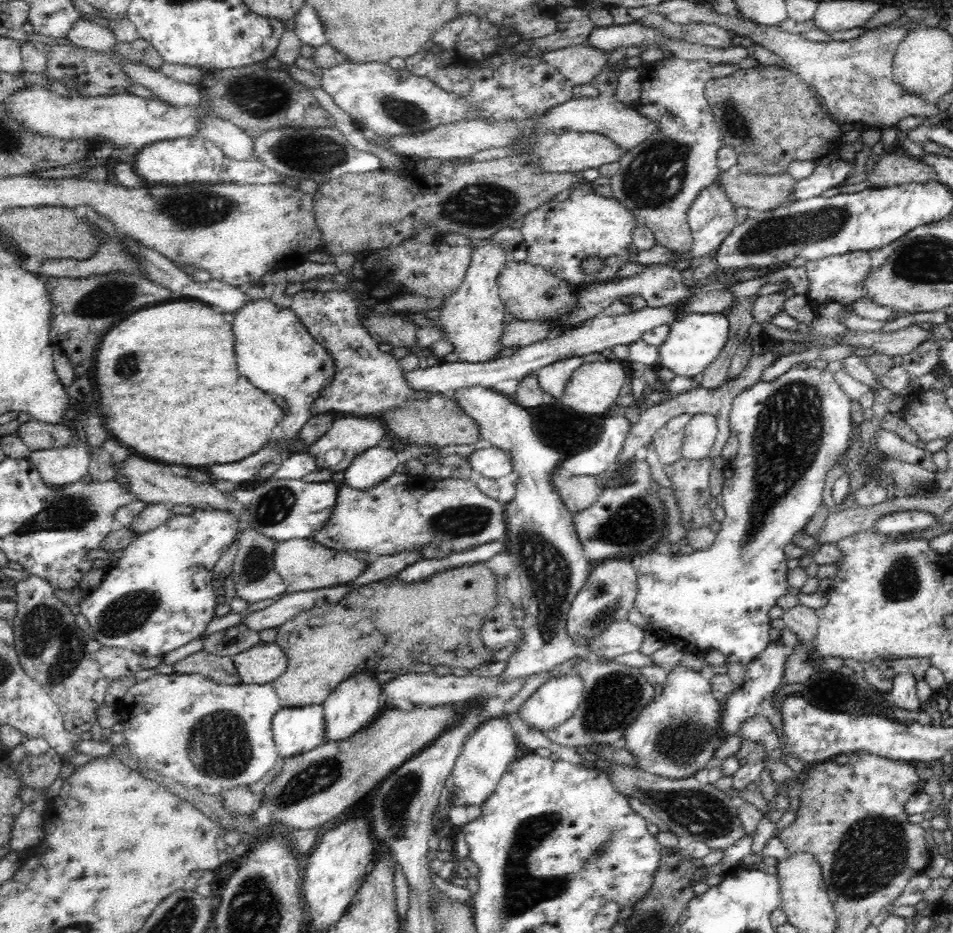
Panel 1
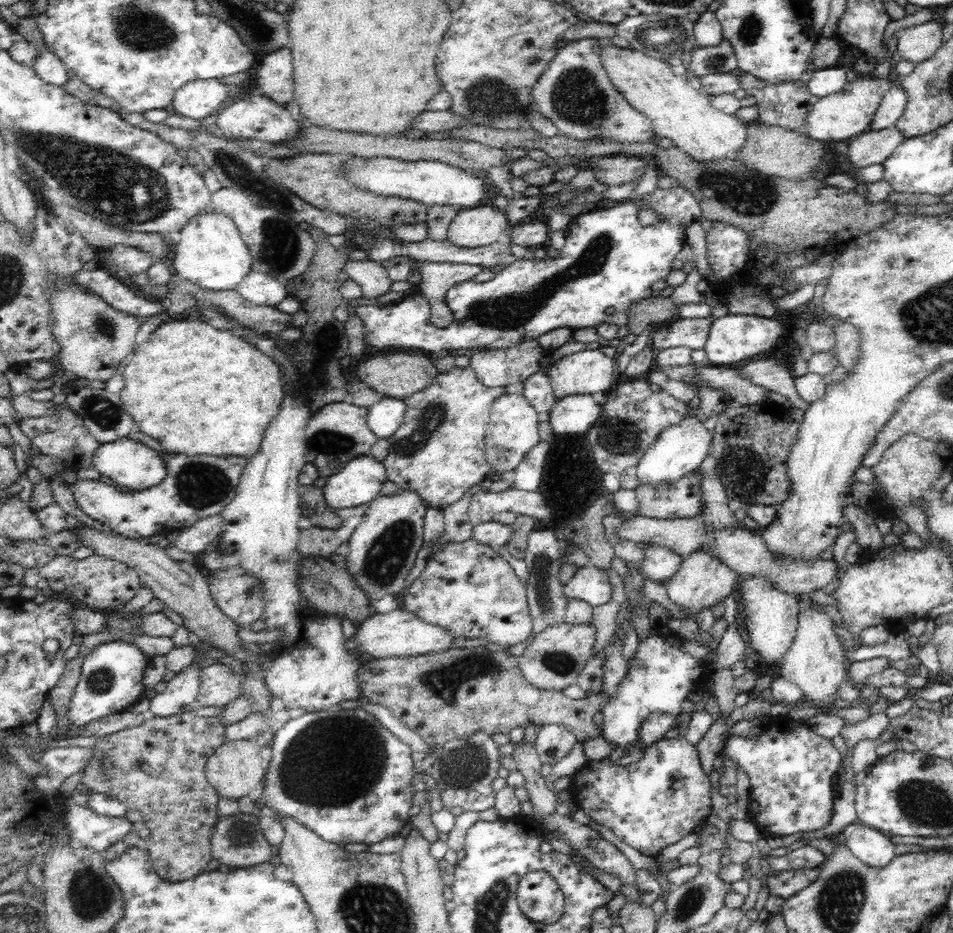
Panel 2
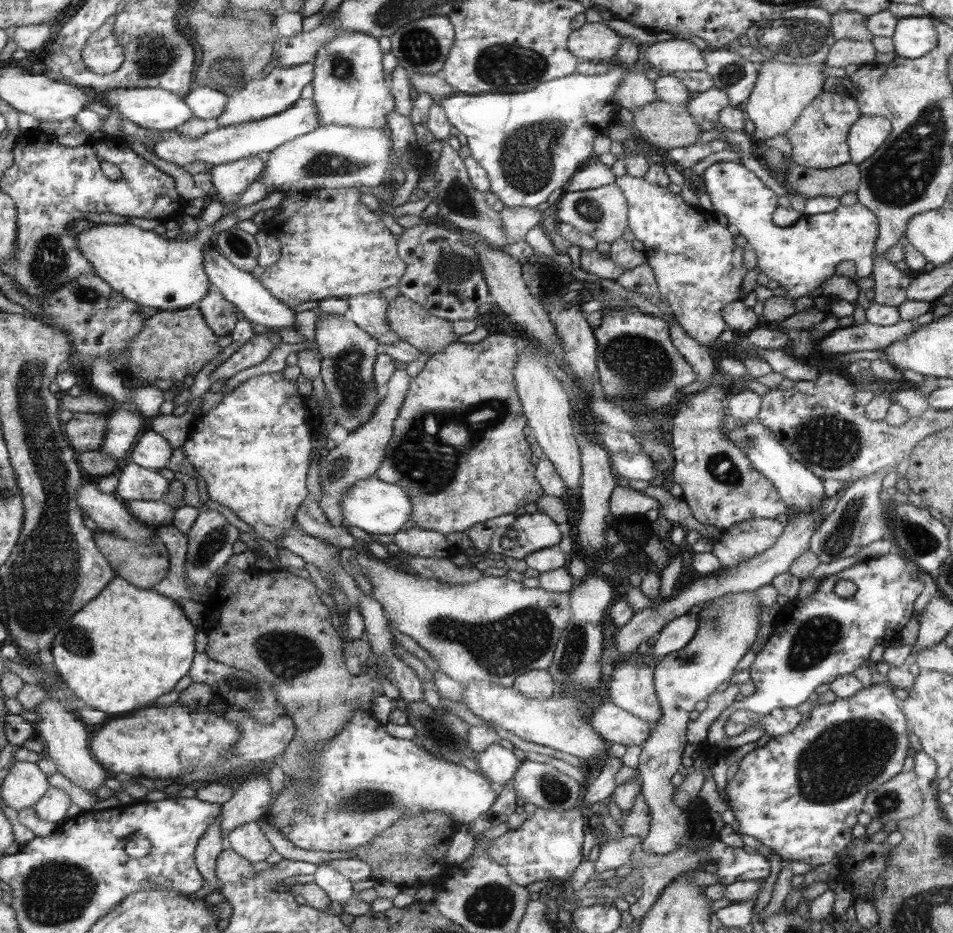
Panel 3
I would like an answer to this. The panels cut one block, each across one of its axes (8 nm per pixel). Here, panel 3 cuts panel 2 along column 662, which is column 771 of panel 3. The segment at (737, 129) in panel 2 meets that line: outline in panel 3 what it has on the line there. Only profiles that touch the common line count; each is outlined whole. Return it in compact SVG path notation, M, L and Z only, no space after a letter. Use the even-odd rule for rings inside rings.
M766 60L759 67L759 78L747 103L742 106L744 113L754 123L754 140L773 138L786 134L804 109L812 103L822 91L826 77L822 73L825 62L818 64L786 64L783 61Z

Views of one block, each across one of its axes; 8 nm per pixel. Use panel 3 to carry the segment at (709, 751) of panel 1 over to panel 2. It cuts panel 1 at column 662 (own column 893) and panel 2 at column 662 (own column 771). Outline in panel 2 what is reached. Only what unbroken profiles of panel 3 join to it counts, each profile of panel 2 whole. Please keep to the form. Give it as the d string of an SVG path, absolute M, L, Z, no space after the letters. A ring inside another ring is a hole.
M686 736L670 740L662 738L659 742L646 746L633 759L616 758L613 761L607 757L604 760L587 762L571 776L571 779L567 789L571 794L570 800L592 820L609 828L628 846L649 857L657 858L662 848L694 832L694 828L700 825L700 822L705 824L706 816L712 808L710 779L702 769L696 747L686 741Z

